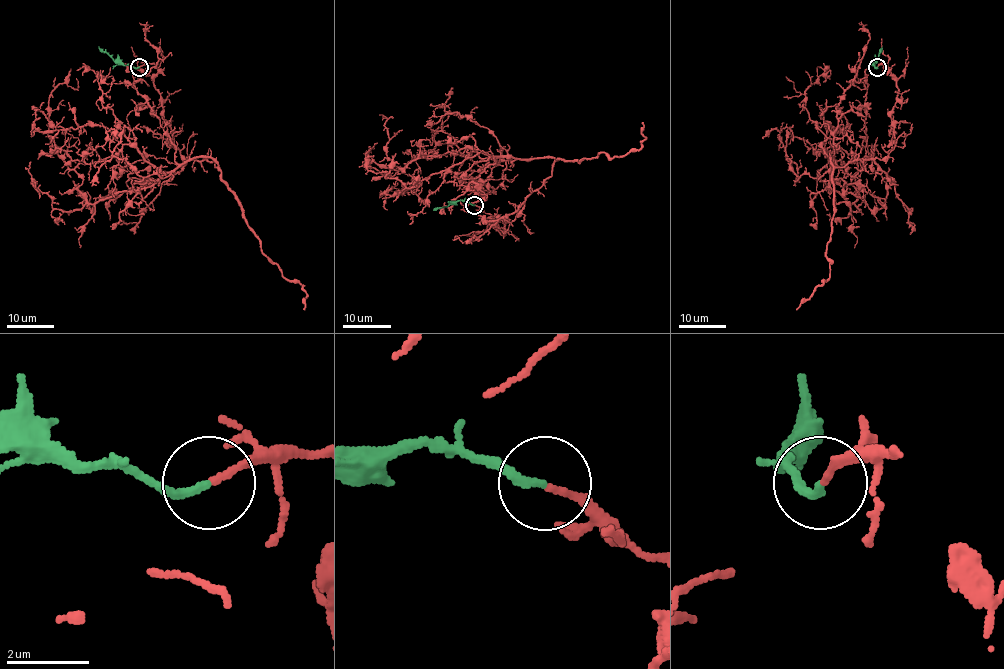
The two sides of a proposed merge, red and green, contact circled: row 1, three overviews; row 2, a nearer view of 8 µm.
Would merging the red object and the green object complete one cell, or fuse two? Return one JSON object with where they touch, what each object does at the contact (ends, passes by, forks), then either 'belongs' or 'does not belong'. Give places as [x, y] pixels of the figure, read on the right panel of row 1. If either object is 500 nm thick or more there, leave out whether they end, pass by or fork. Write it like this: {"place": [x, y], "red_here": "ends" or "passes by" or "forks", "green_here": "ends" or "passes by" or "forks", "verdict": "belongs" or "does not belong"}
{"place": [877, 67], "red_here": "ends", "green_here": "ends", "verdict": "belongs"}

